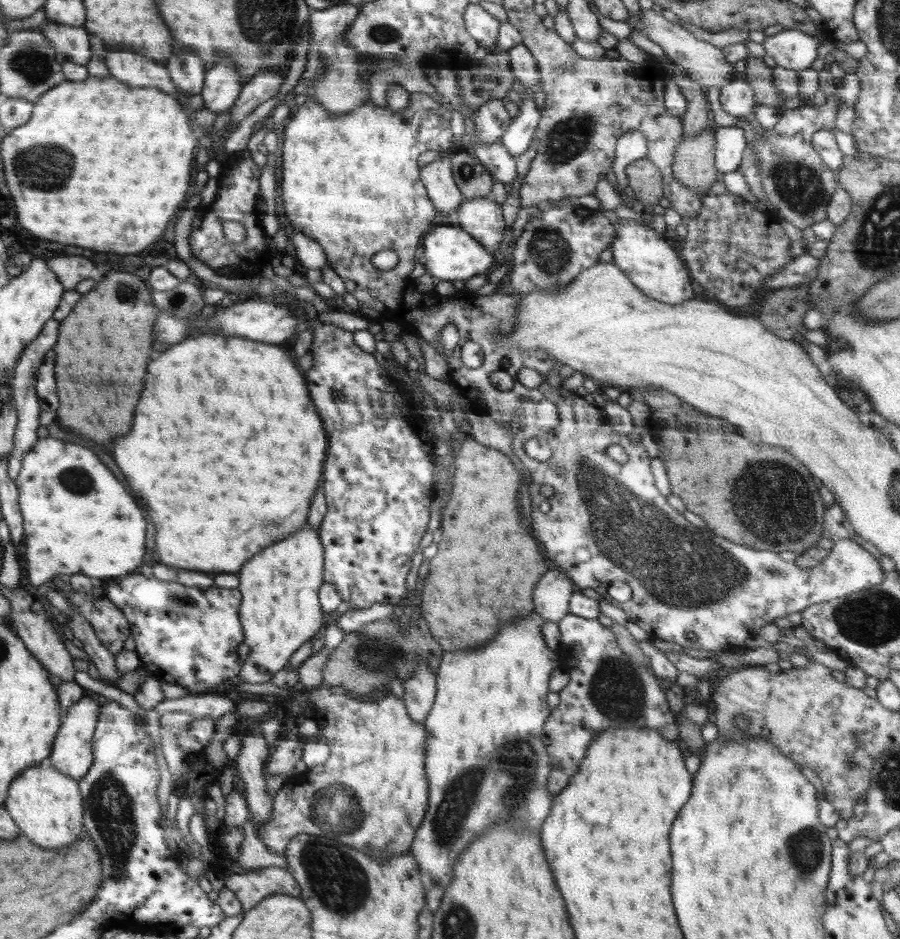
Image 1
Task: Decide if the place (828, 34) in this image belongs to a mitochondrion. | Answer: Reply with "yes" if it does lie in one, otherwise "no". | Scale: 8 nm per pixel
no

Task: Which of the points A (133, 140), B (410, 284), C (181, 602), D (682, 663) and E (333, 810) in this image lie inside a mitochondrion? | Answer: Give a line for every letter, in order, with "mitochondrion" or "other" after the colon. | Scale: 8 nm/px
A: other
B: other
C: mitochondrion
D: other
E: mitochondrion

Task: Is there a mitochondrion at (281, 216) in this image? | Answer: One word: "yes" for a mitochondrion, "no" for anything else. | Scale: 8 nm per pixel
no

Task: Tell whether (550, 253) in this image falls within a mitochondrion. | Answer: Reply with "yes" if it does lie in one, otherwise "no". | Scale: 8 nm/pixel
yes

